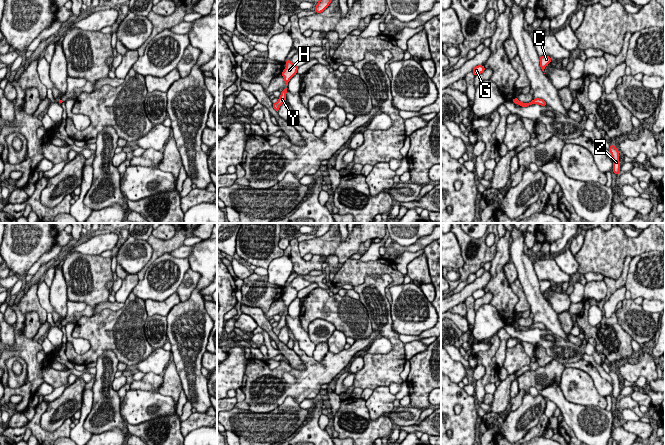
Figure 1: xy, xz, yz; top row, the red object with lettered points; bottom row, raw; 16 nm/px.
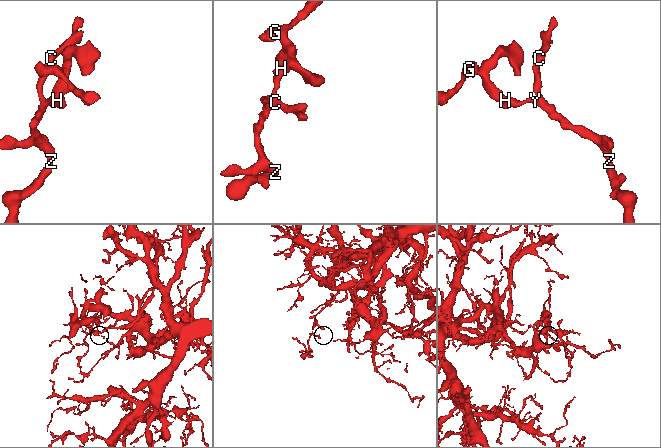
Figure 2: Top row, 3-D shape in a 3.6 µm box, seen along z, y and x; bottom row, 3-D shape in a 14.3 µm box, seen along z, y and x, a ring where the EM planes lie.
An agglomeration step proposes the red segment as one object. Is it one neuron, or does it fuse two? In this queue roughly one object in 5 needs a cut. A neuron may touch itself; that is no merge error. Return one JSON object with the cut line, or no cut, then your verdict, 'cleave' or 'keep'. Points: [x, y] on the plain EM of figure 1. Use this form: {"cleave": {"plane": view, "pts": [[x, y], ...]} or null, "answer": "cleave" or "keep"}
{"cleave": null, "answer": "keep"}

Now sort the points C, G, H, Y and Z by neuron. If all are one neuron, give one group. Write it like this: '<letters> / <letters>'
C G H Y Z

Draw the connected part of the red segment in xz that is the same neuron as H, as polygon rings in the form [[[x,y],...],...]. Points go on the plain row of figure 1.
[[[291,283],[288,285],[285,285],[286,287],[286,292],[283,294],[282,296],[282,300],[284,302],[284,305],[286,307],[286,309],[288,310],[288,306],[290,305],[290,303],[297,298],[297,294],[298,294],[298,290],[296,290],[295,288],[293,288],[291,286]]]

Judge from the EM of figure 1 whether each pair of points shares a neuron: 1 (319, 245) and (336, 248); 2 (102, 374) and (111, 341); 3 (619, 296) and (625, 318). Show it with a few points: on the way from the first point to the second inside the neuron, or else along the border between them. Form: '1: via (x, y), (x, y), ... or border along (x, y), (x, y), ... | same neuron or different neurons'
1: via (323, 245), (332, 245) | same neuron
2: border along (119, 360), (112, 351), (105, 350), (96, 362) | different neurons
3: border along (624, 298), (621, 301) | different neurons

